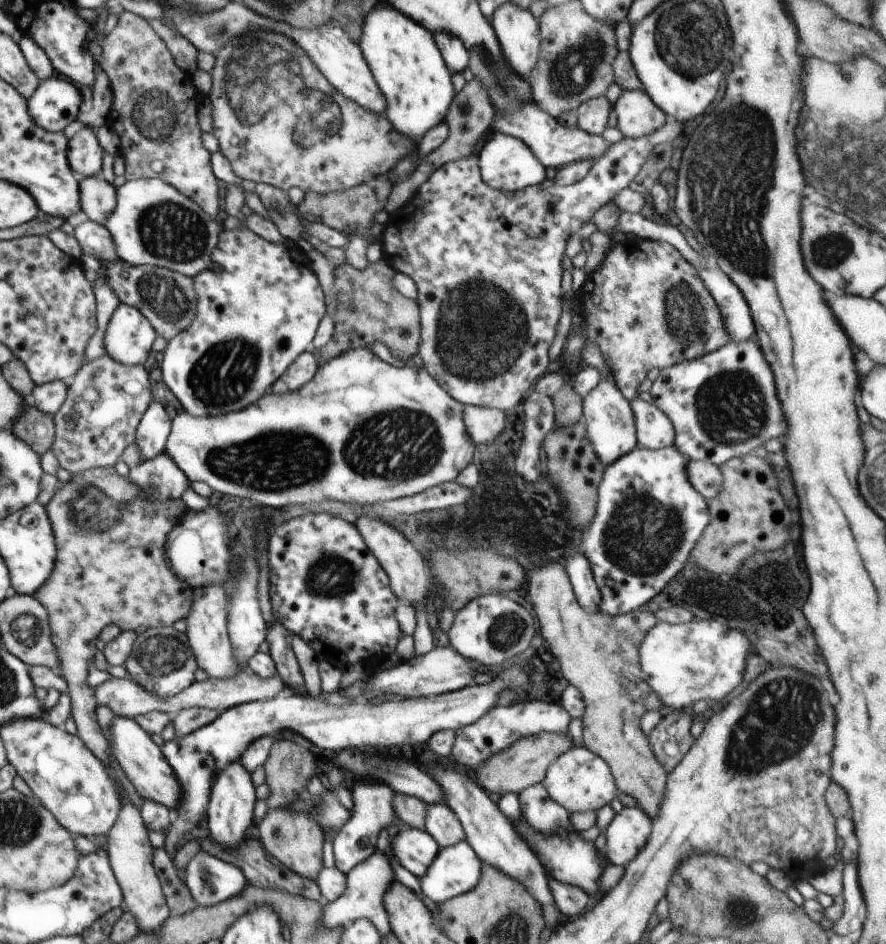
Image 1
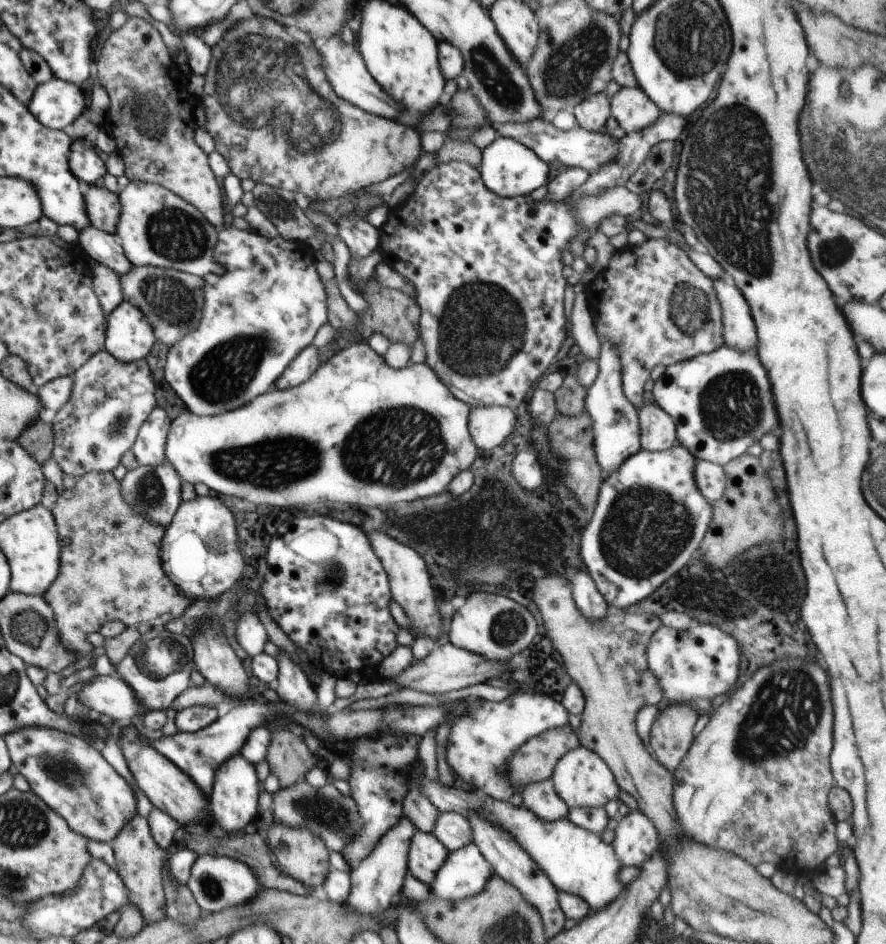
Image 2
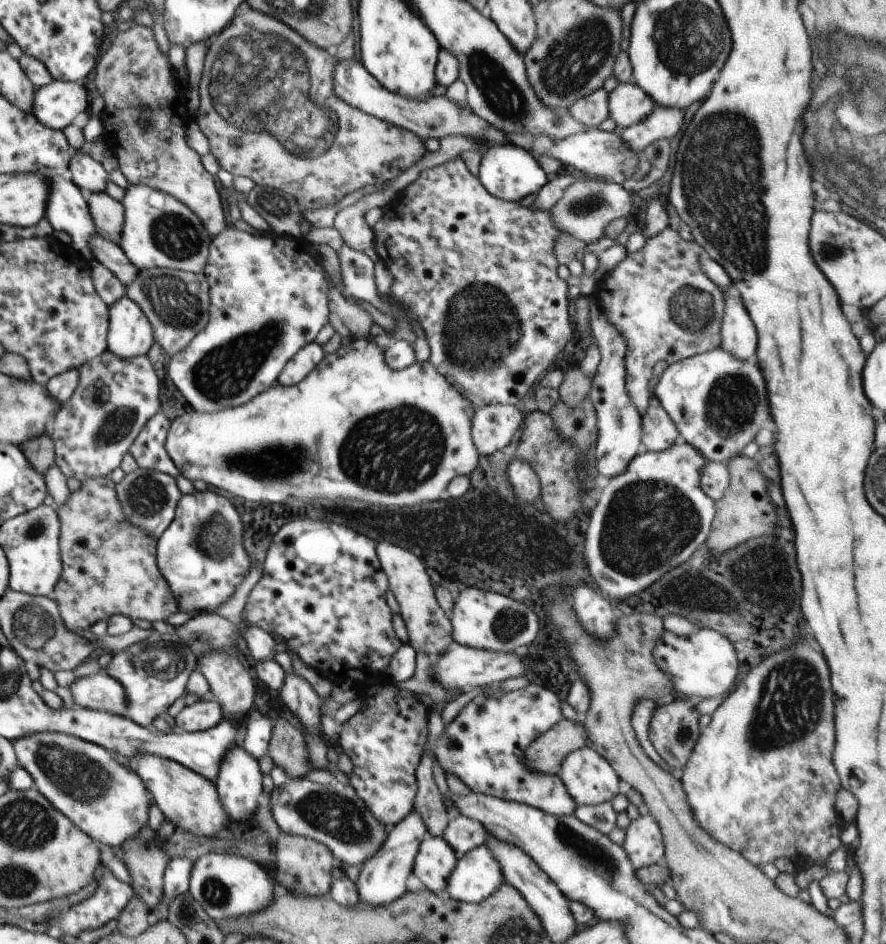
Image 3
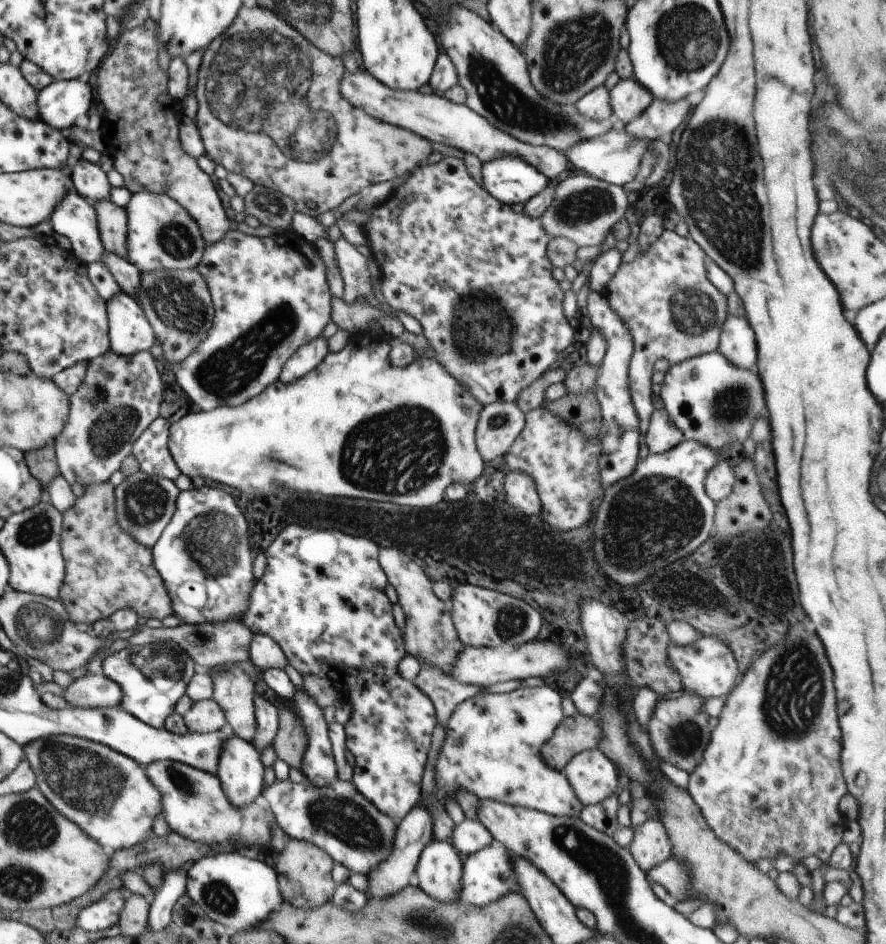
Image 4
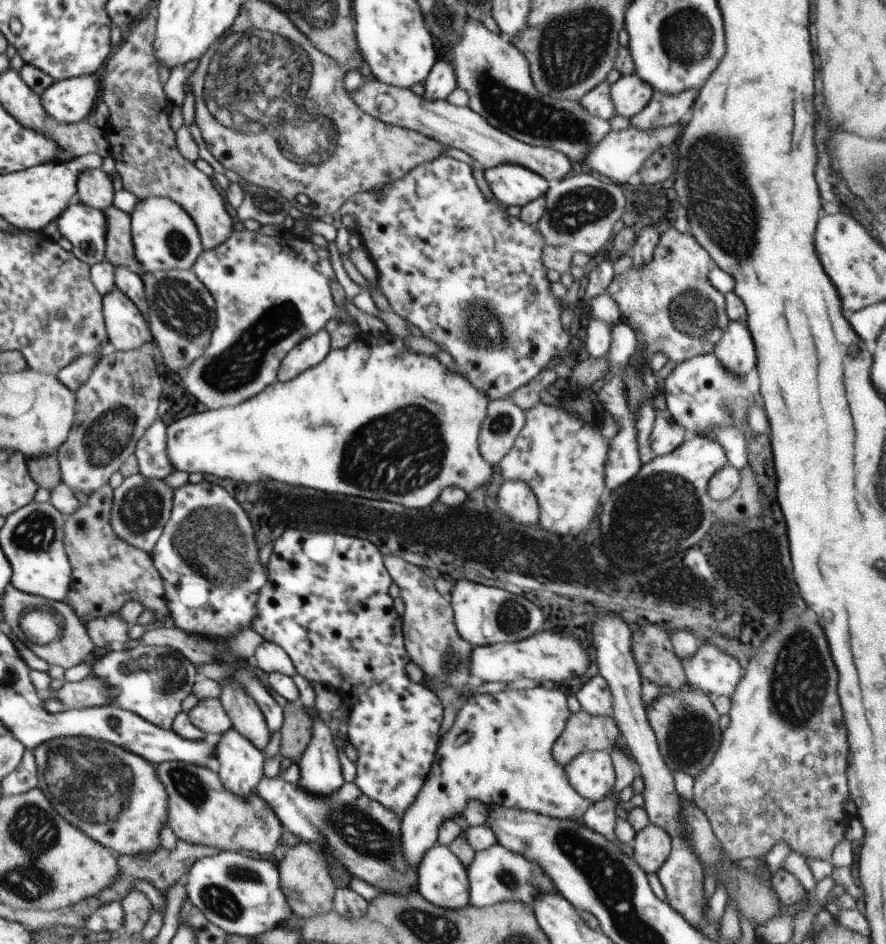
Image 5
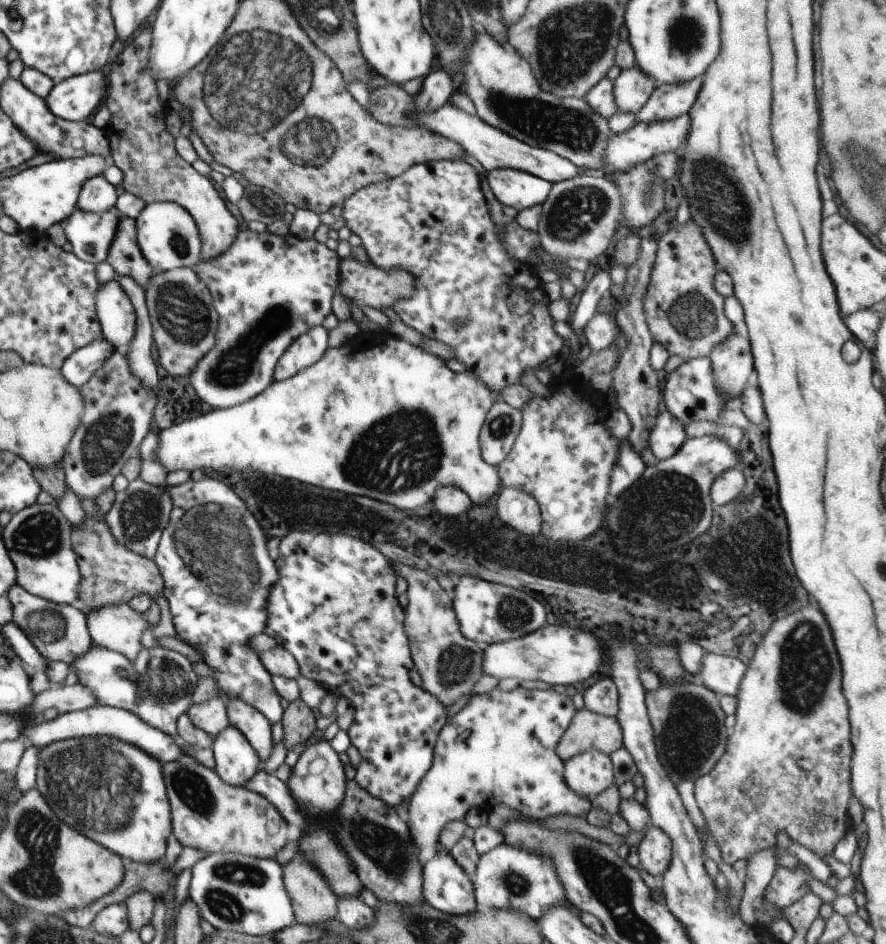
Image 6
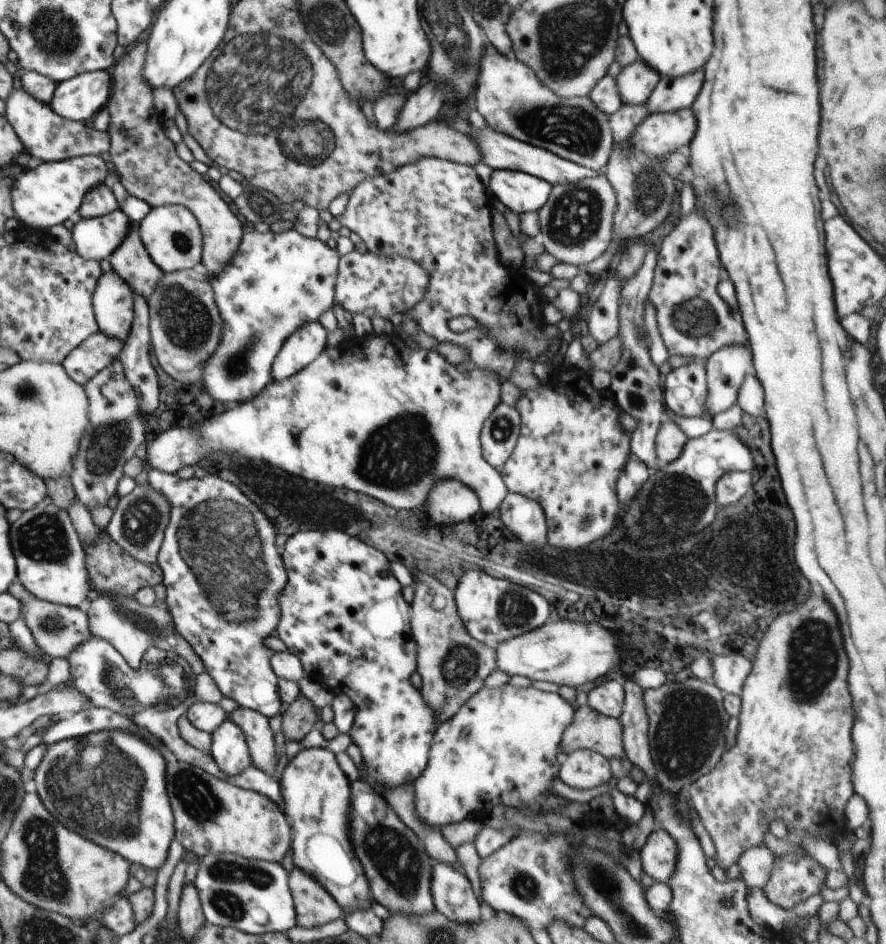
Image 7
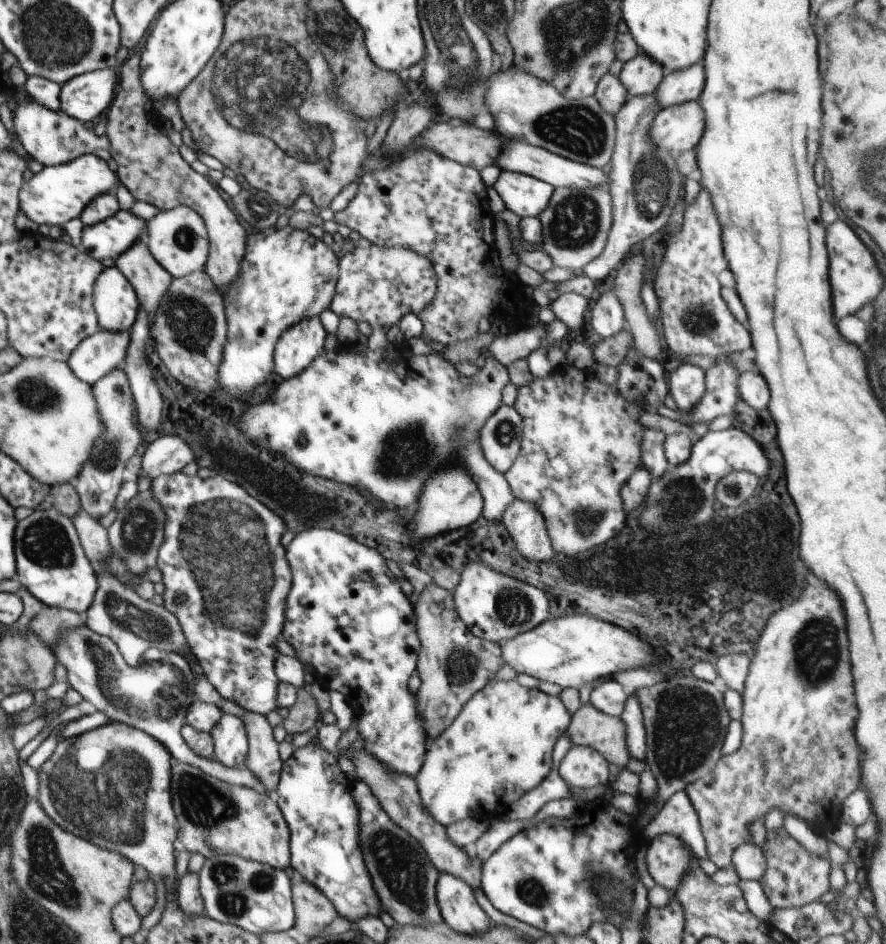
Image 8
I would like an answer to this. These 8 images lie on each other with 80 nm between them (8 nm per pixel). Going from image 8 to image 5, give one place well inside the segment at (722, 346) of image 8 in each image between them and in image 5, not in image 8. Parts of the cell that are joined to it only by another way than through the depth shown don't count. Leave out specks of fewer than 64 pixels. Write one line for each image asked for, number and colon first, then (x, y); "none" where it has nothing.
5: (671, 304)
6: (684, 312)
7: (693, 319)

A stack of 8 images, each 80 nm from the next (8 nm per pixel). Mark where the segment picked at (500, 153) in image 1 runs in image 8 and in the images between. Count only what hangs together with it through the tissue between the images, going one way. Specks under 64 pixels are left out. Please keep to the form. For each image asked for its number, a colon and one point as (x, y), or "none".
2: (509, 169)
3: (509, 172)
4: (511, 180)
5: (513, 185)
6: (521, 190)
7: (523, 193)
8: (525, 195)

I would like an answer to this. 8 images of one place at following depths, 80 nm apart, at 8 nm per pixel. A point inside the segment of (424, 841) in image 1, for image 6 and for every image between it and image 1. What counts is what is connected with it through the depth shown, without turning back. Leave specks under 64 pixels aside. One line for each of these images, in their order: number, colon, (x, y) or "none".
2: (427, 854)
3: (433, 864)
4: (440, 867)
5: (442, 880)
6: (446, 887)

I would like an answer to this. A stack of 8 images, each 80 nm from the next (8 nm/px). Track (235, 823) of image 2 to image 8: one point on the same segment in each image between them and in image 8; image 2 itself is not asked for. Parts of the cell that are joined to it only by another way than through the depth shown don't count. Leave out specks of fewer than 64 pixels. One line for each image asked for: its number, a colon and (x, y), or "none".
3: (239, 783)
4: (241, 771)
5: (240, 764)
6: (236, 761)
7: (229, 748)
8: (229, 735)

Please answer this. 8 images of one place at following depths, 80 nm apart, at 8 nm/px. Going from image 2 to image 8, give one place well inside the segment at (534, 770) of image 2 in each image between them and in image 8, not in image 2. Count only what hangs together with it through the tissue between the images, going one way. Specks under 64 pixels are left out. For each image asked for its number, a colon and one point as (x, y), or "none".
3: (545, 755)
4: (574, 735)
5: (583, 732)
6: (588, 731)
7: (589, 729)
8: (589, 726)

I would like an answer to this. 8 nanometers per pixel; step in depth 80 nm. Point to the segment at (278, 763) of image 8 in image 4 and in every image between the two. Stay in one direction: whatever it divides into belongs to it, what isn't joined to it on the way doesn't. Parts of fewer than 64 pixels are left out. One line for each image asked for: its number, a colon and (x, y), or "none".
4: (233, 690)
5: (246, 717)
6: (256, 727)
7: (260, 737)

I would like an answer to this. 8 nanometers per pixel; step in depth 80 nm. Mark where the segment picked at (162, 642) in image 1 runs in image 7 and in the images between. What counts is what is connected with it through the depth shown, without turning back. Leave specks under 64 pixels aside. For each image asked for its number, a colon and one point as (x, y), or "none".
2: (158, 667)
3: (155, 673)
4: (152, 678)
5: (153, 681)
6: (157, 689)
7: (161, 690)

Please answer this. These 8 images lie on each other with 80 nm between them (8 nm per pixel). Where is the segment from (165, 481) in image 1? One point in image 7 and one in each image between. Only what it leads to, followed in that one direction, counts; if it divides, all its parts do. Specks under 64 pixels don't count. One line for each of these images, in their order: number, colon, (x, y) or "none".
2: (155, 492)
3: (149, 498)
4: (144, 505)
5: (141, 507)
6: (140, 513)
7: (138, 525)

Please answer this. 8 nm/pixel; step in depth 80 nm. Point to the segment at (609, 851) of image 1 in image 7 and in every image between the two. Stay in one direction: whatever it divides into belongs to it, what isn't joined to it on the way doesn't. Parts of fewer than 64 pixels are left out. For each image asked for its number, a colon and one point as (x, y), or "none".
2: (636, 841)
3: (643, 845)
4: (650, 846)
5: (652, 846)
6: (655, 850)
7: (659, 854)

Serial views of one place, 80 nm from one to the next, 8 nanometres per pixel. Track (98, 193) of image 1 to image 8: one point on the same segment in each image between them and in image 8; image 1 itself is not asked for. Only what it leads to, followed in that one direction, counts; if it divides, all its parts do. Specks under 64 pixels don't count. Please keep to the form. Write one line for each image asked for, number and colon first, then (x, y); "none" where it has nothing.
2: (103, 207)
3: (107, 214)
4: (112, 219)
5: (119, 250)
6: (125, 256)
7: (131, 261)
8: (151, 282)

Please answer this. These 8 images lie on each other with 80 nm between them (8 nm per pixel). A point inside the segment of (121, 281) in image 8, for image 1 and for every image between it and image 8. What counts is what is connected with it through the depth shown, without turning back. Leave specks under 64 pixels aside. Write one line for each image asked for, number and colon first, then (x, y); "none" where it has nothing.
1: (129, 336)
2: (129, 336)
3: (130, 334)
4: (130, 331)
5: (127, 330)
6: (116, 314)
7: (113, 298)

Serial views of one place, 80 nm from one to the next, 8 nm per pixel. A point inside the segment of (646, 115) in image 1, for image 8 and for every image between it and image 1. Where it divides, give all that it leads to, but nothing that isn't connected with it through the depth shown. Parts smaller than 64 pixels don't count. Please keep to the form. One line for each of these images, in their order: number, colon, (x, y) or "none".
2: (633, 110)
3: (628, 104)
4: (628, 100)
5: (630, 94)
6: (632, 88)
7: (635, 83)
8: (641, 75)

